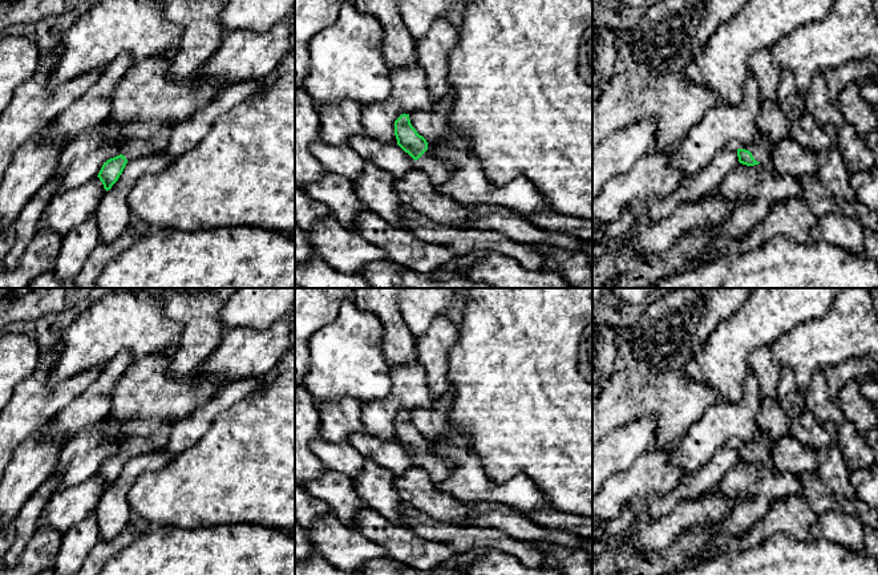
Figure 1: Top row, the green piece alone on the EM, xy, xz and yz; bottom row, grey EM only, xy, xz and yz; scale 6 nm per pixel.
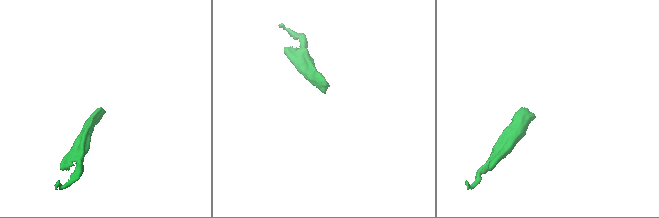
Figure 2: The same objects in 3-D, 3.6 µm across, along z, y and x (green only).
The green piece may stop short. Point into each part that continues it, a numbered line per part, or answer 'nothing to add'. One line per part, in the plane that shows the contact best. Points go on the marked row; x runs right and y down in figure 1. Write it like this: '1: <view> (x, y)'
1: yz (763, 152)

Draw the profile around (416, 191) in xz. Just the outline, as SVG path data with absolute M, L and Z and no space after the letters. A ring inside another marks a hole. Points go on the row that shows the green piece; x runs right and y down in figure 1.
M417 166L402 177L395 177L395 190L406 207L444 226L461 226L476 212L476 207L464 207L438 193Z

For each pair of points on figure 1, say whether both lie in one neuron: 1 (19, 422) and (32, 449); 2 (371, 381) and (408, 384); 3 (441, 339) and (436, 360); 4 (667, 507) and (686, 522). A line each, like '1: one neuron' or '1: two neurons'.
1: two neurons
2: two neurons
3: one neuron
4: two neurons

